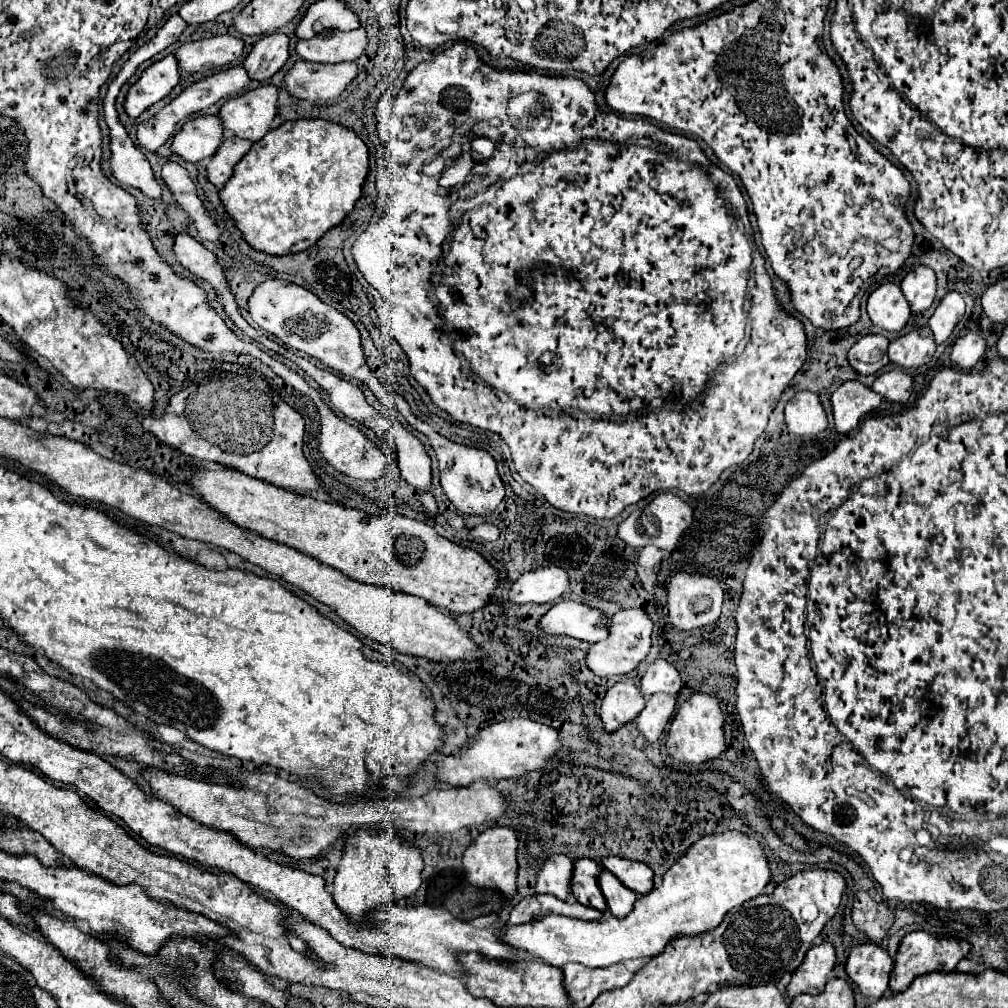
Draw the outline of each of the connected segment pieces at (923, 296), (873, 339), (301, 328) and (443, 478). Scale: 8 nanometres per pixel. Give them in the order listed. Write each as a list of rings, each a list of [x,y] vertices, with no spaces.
[[[917,266],[901,280],[901,290],[911,304],[911,312],[919,314],[933,304],[935,298],[935,272],[929,266]]]
[[[867,334],[849,350],[849,364],[863,376],[879,372],[885,364],[889,364],[887,358],[887,344],[889,340],[883,334]]]
[[[267,280],[259,284],[247,298],[247,310],[259,328],[279,338],[285,346],[303,352],[311,358],[317,358],[321,364],[341,372],[343,376],[361,380],[375,396],[381,390],[379,380],[369,370],[363,358],[357,326],[345,314],[323,304],[313,292],[285,280]]]
[[[413,418],[411,426],[419,430],[421,434],[427,436],[431,448],[437,454],[437,464],[439,464],[439,482],[449,498],[449,502],[463,514],[463,516],[489,516],[499,502],[505,496],[503,482],[497,474],[497,464],[493,456],[485,450],[479,448],[469,448],[463,444],[455,444],[443,436],[439,436],[435,430],[431,430],[425,422]]]

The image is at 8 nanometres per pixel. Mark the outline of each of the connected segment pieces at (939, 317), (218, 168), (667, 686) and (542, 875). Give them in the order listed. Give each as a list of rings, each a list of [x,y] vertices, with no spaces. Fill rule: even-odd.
[[[947,292],[939,306],[935,308],[933,316],[929,318],[929,326],[935,334],[935,342],[941,344],[947,340],[947,336],[953,332],[957,322],[961,320],[961,314],[965,312],[965,302],[959,292]]]
[[[231,136],[227,140],[221,142],[221,146],[217,148],[217,152],[213,154],[213,158],[207,164],[207,180],[215,186],[215,188],[223,188],[225,182],[231,178],[235,164],[251,150],[251,140],[243,140],[237,136]]]
[[[657,658],[645,672],[645,676],[641,678],[639,682],[639,688],[641,688],[641,694],[645,698],[657,694],[657,692],[665,692],[665,694],[677,694],[681,690],[683,682],[681,682],[681,676],[679,672],[667,662],[667,660],[661,660]]]
[[[553,854],[547,858],[537,874],[535,890],[539,894],[551,894],[557,898],[563,898],[567,902],[573,902],[571,894],[571,874],[573,874],[573,862],[563,854]]]

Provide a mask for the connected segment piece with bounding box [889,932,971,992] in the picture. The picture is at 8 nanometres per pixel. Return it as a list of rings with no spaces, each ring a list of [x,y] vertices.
[[[911,932],[905,934],[897,956],[895,956],[895,966],[891,972],[891,980],[889,980],[889,988],[891,992],[901,992],[905,988],[909,988],[911,980],[915,980],[917,976],[929,974],[929,972],[953,972],[957,962],[961,958],[965,958],[969,954],[971,946],[965,940],[955,940],[955,938],[935,938],[927,932]]]

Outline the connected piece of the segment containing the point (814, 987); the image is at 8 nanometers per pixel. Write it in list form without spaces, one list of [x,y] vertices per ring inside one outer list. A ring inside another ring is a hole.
[[[829,942],[813,946],[801,966],[793,972],[787,986],[787,996],[795,998],[799,994],[821,994],[827,982],[827,974],[835,966],[835,948]]]

